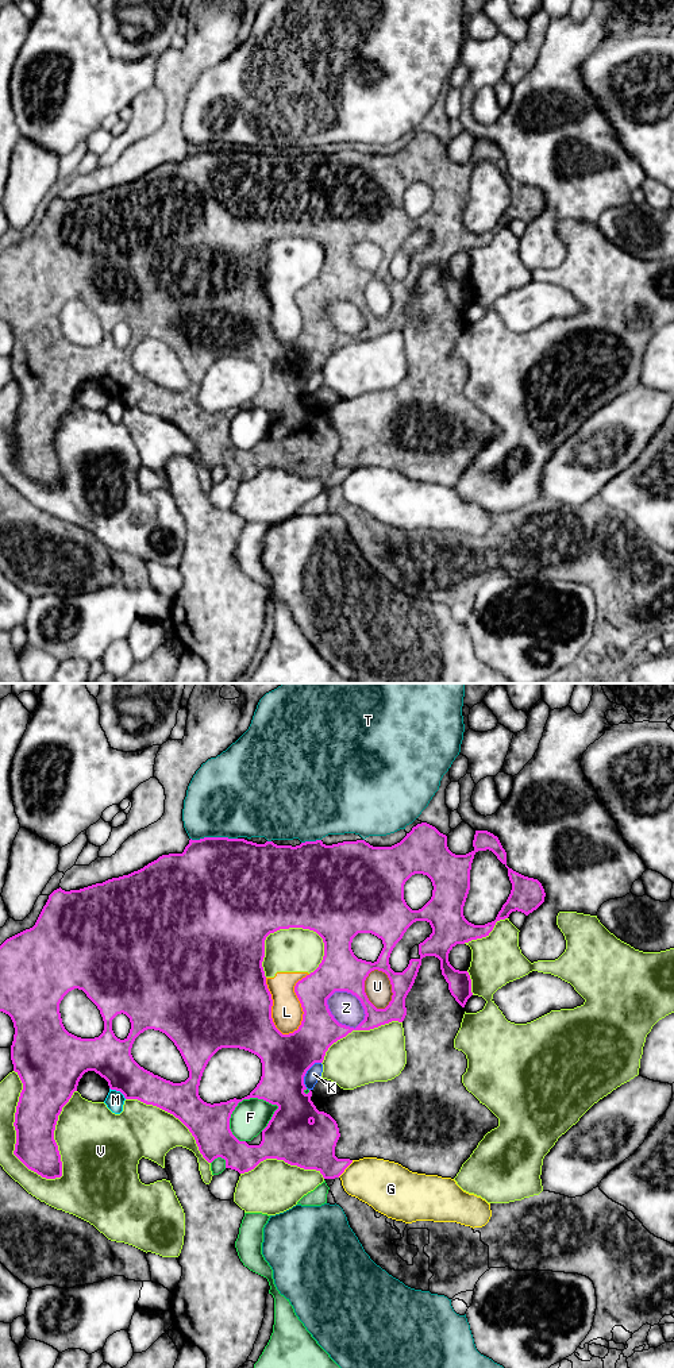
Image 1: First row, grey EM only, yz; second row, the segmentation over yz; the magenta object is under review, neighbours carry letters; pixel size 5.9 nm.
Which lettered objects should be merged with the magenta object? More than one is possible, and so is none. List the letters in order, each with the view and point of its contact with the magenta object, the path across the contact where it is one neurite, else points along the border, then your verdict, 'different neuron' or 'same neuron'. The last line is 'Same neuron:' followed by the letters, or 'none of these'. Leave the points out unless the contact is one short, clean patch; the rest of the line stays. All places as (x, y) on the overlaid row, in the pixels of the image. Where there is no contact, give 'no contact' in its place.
F: yz (239, 1101) | different neuron
G: yz (346, 1167) | different neuron
K: yz (305, 1072) | different neuron
L: yz (301, 1006) | different neuron
M: yz (118, 1090) | different neuron
T: yz (214, 837) | different neuron
U: yz (392, 986) | different neuron
V: yz (16, 1135) | different neuron
Z: yz (331, 1014) | different neuron
Same neuron: none of these

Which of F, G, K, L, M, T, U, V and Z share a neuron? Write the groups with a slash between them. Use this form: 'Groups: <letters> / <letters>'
Groups: F / G / K L U V Z / M / T

